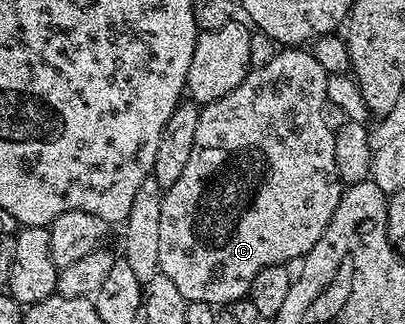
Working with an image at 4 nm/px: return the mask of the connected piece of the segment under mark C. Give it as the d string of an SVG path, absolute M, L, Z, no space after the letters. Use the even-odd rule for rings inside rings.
M287 46L276 51L275 57L265 66L252 68L247 77L237 86L237 90L229 90L225 98L217 98L217 102L204 104L199 109L197 122L197 138L193 146L193 154L189 154L189 162L181 178L173 182L162 193L161 231L158 233L158 271L169 278L181 290L181 294L189 302L205 302L212 306L230 306L235 300L246 297L253 286L253 278L261 274L261 270L276 266L287 266L307 255L313 246L317 246L317 238L325 234L329 222L333 218L333 210L337 210L337 202L343 197L344 182L340 180L337 161L334 158L335 132L327 125L327 78L328 73L315 55L303 46Z

